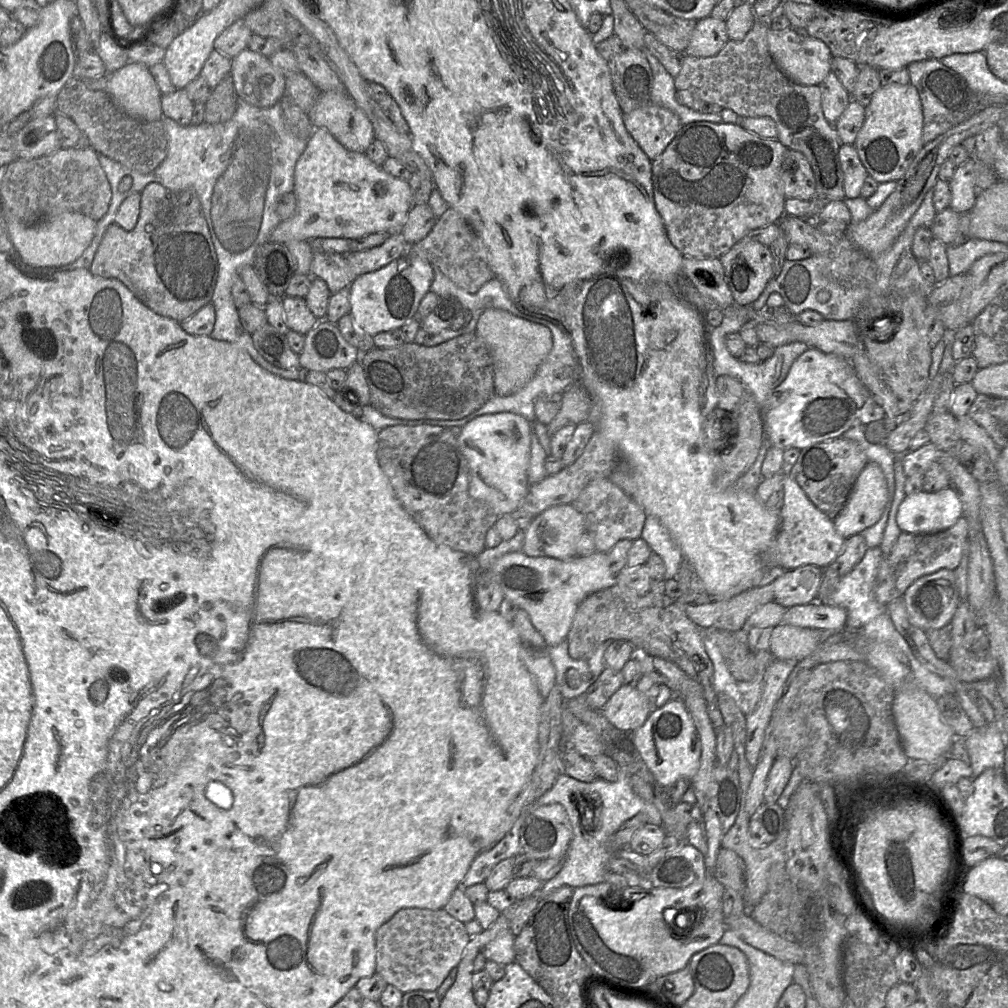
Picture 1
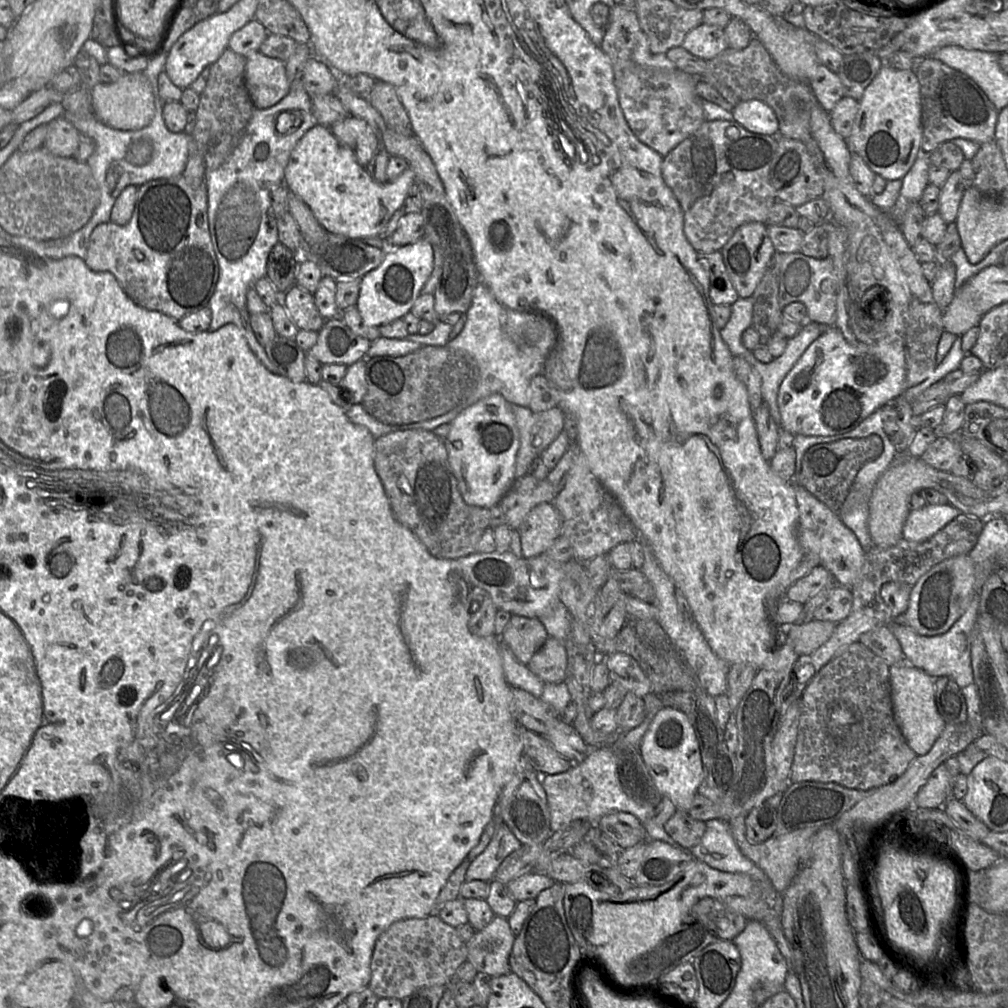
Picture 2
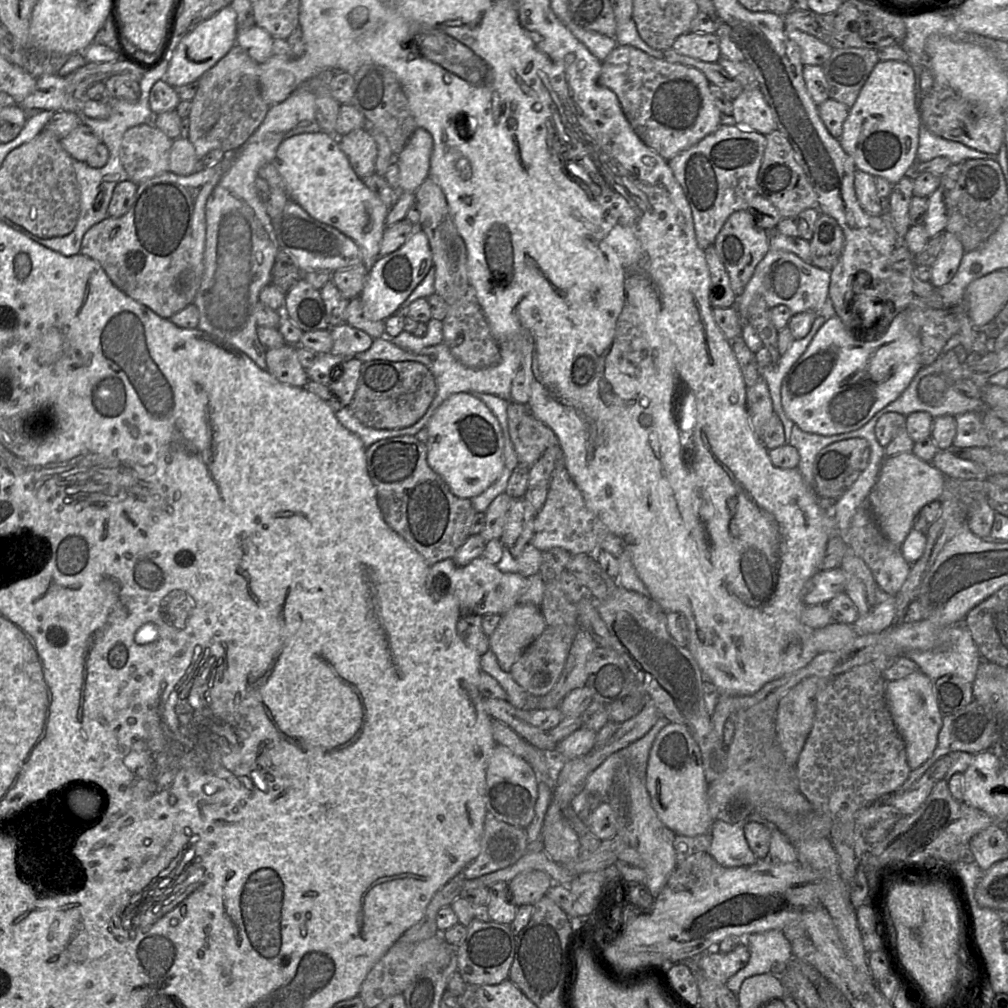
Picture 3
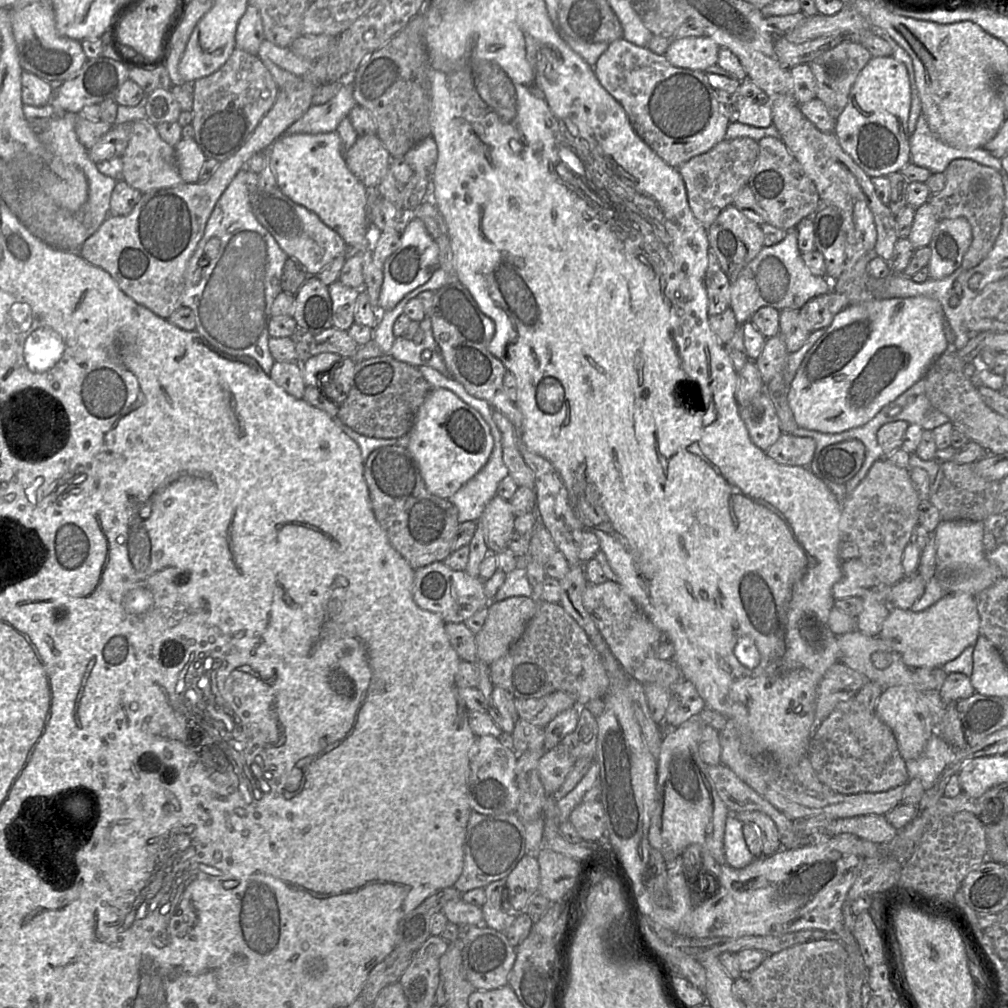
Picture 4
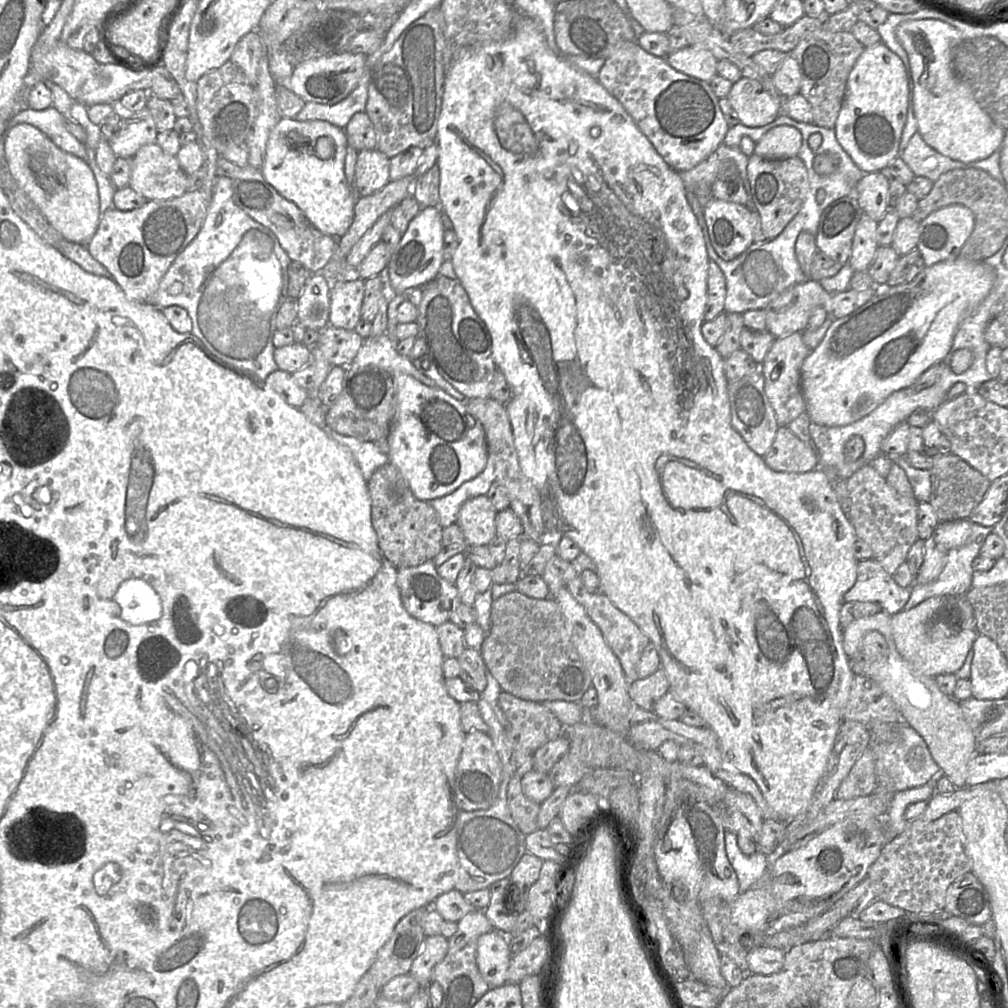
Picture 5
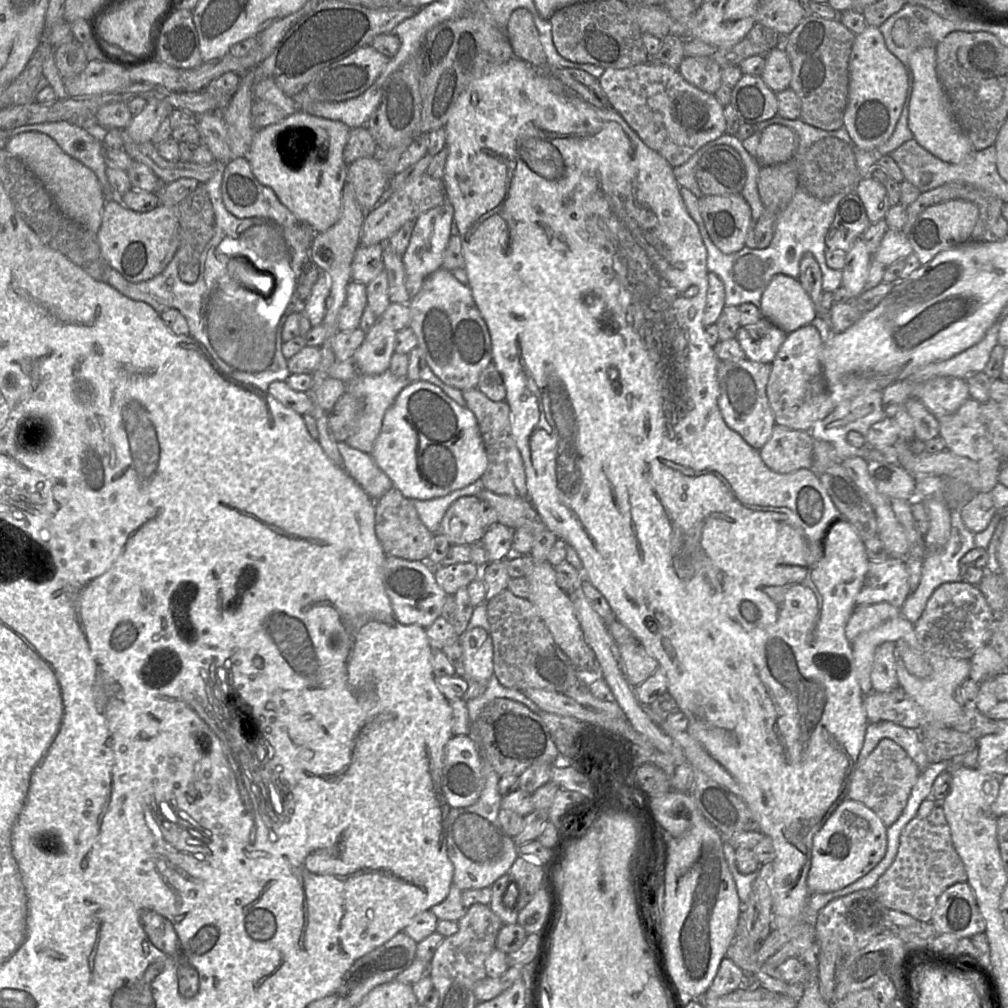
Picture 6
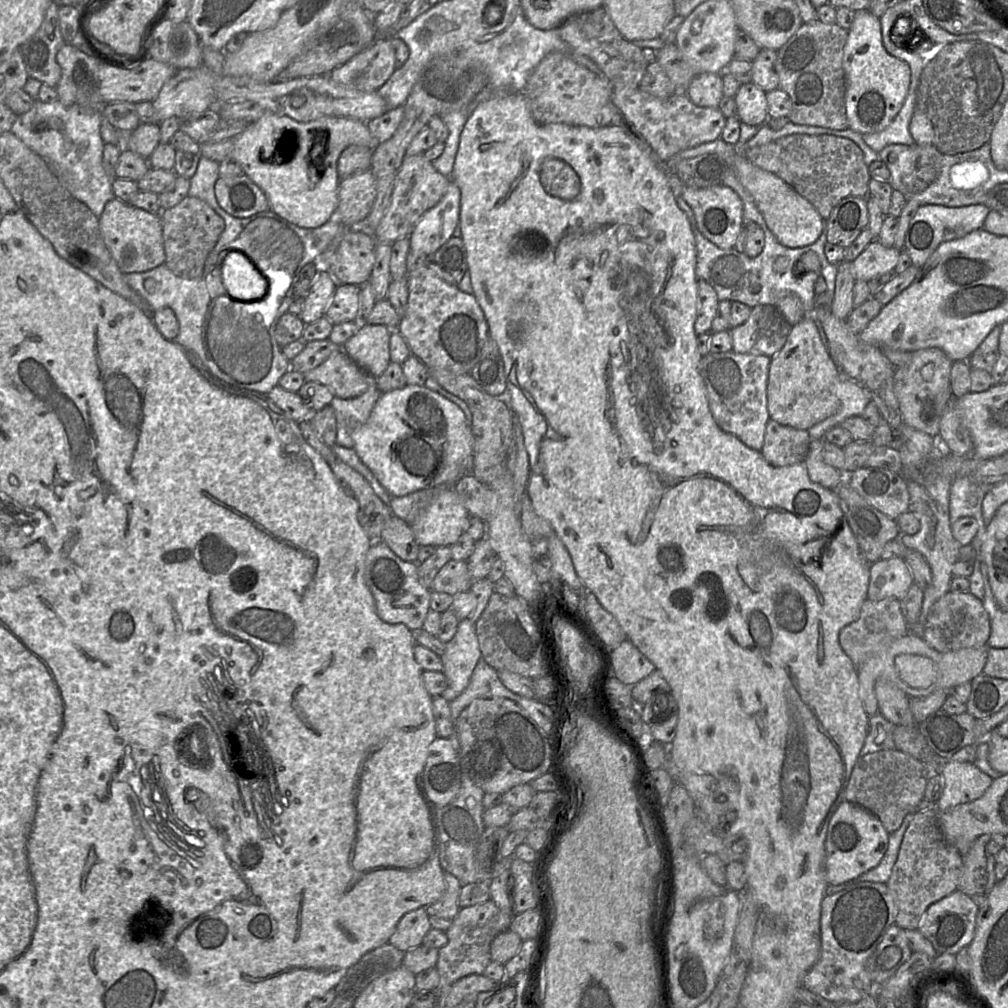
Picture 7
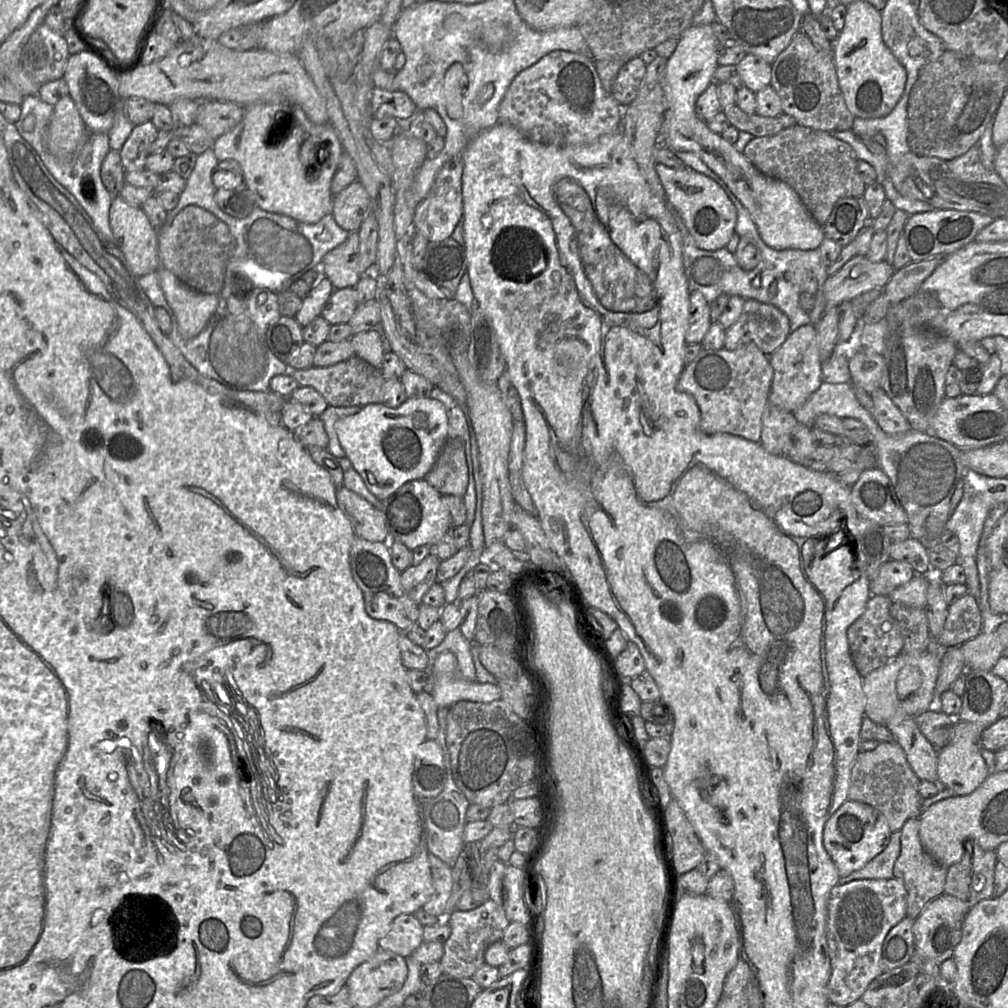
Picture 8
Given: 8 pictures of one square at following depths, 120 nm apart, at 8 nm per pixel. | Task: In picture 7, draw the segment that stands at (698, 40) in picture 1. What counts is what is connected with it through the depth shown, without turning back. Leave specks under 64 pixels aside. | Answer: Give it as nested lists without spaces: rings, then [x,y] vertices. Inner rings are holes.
[[[702,72],[696,74],[687,90],[689,99],[700,107],[719,107],[722,91],[722,74]]]

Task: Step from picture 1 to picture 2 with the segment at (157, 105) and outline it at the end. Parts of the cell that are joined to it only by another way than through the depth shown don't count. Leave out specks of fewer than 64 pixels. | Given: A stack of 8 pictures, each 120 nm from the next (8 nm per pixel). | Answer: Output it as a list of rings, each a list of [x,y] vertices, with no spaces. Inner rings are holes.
[[[143,72],[124,73],[114,83],[99,83],[90,93],[95,117],[114,129],[137,131],[147,126],[154,117],[154,94]]]

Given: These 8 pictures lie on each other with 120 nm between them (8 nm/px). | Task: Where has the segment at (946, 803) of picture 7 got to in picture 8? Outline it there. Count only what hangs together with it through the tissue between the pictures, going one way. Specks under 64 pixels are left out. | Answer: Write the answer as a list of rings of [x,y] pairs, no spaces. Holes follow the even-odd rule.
[[[950,742],[937,753],[937,782],[953,790],[956,796],[969,795],[985,781],[989,774],[989,768],[981,754],[980,743]]]

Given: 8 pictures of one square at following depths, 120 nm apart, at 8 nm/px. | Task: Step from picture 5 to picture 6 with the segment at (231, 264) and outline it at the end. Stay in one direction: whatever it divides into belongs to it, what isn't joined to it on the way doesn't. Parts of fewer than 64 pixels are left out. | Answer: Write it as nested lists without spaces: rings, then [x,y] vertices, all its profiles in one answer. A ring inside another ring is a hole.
[[[223,167],[218,169],[205,183],[215,216],[215,227],[211,240],[200,256],[200,271],[195,282],[186,283],[180,279],[178,274],[180,263],[176,258],[177,251],[166,268],[150,280],[133,283],[112,268],[112,276],[107,278],[105,275],[104,282],[133,300],[146,302],[159,314],[169,308],[178,309],[187,320],[189,335],[206,347],[223,375],[268,391],[270,383],[284,381],[291,374],[287,366],[287,359],[282,354],[281,332],[287,315],[294,312],[292,311],[291,298],[293,294],[295,297],[296,284],[302,266],[310,258],[310,246],[316,233],[301,224],[286,228],[265,217],[235,217],[226,209],[222,200],[222,177]],[[233,257],[240,257],[246,265],[251,266],[258,273],[271,273],[274,278],[272,291],[270,290],[268,294],[261,291],[253,293],[246,289],[246,287],[251,286],[234,280],[227,270],[228,262]]]

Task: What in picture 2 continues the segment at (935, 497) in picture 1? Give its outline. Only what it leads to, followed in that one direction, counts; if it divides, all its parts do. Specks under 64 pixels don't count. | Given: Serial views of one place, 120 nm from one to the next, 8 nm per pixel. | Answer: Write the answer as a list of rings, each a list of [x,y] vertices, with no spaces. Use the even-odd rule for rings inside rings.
[[[950,503],[926,504],[921,509],[913,509],[905,521],[903,538],[913,542],[923,542],[935,535],[960,513],[960,510]]]

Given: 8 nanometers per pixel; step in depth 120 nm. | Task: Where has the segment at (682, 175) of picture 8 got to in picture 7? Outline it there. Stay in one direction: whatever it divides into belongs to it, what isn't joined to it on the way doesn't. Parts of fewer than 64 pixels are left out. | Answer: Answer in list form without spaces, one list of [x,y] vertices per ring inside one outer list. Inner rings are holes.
[[[624,122],[625,132],[637,143],[637,145],[665,172],[668,183],[676,196],[681,196],[692,208],[698,229],[712,243],[721,249],[734,248],[737,237],[744,227],[743,202],[739,195],[730,187],[714,185],[707,188],[689,187],[679,179],[676,172],[671,172],[666,167],[666,162],[660,160],[651,146],[642,135],[629,123]]]

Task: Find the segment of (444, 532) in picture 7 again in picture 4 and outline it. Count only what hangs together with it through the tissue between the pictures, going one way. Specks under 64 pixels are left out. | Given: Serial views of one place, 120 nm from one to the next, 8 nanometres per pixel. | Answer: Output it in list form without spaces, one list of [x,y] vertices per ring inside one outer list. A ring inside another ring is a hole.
[[[495,496],[488,502],[477,523],[482,525],[489,551],[498,553],[507,550],[515,518],[509,501]]]

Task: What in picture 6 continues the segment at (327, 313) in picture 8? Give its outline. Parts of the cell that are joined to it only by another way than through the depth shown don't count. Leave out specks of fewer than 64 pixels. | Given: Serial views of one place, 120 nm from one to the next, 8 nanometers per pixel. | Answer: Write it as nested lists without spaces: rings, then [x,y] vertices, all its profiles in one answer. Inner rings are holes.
[[[352,279],[347,284],[345,301],[338,312],[338,328],[341,330],[358,328],[361,315],[366,306],[366,285]]]

